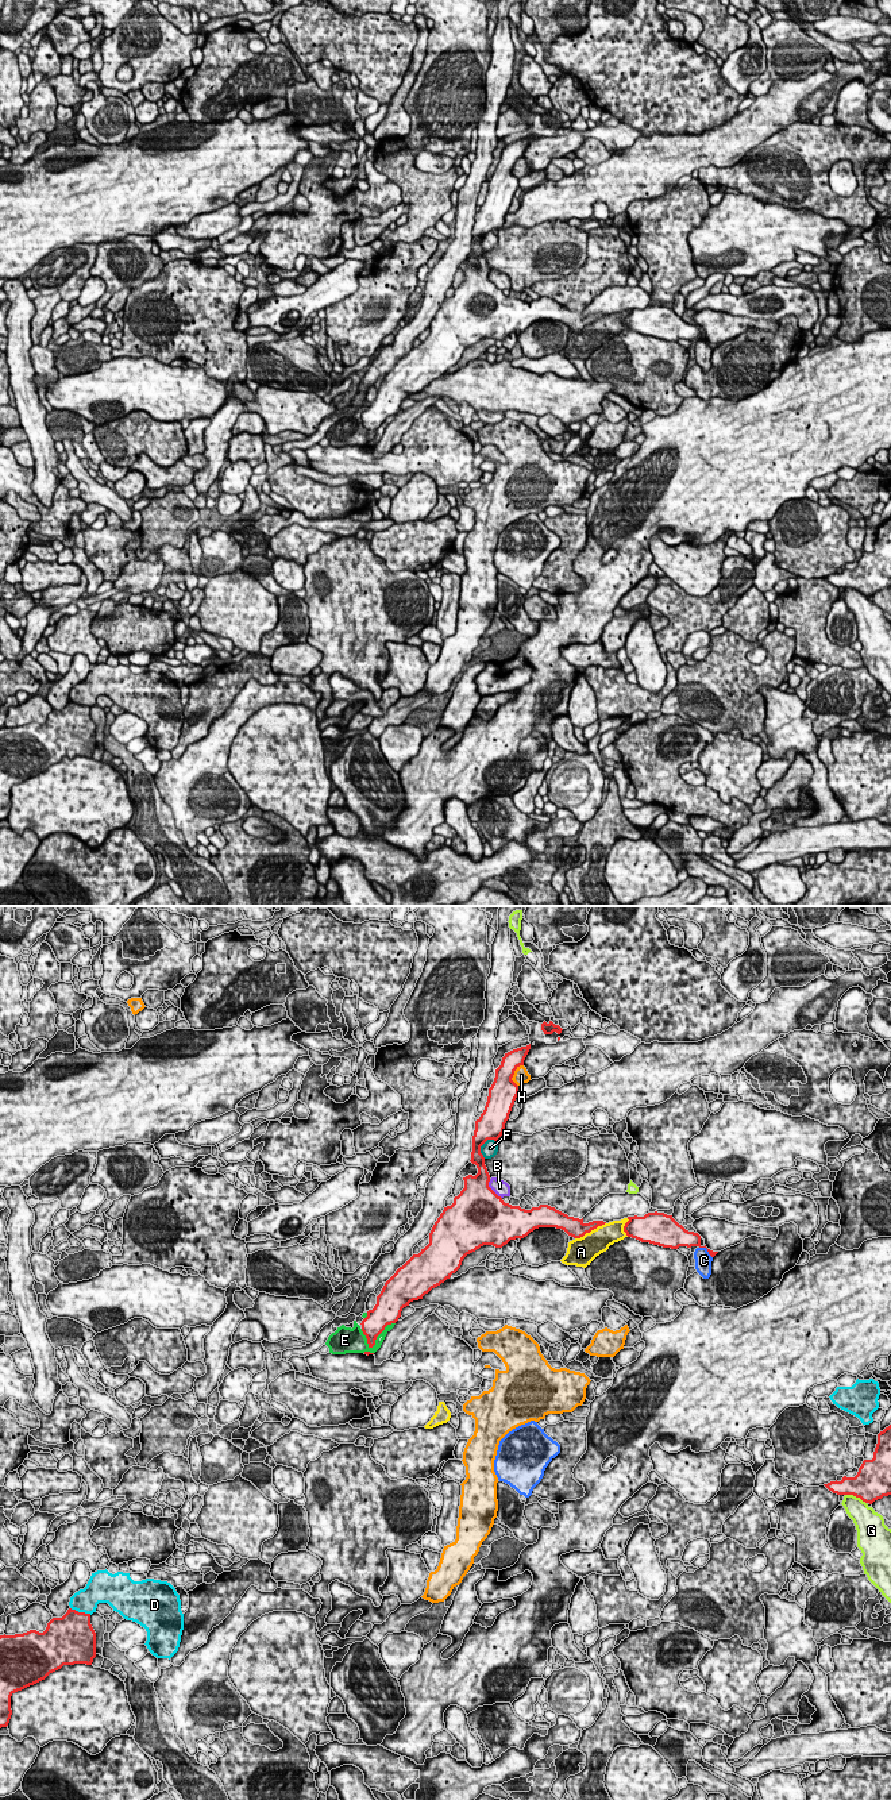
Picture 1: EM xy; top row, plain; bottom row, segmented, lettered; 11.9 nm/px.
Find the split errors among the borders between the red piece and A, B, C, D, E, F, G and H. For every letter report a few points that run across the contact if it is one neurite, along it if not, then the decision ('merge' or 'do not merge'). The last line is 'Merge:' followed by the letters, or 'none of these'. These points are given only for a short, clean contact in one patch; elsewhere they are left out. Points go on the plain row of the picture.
A: do not merge
B: do not merge
C: do not merge
D: do not merge
E: do not merge
F: do not merge
G: do not merge
H: do not merge
Merge: none of these

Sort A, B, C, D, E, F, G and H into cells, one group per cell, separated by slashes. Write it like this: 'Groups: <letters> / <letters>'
Groups: A / B / C / D / E / F / G / H

